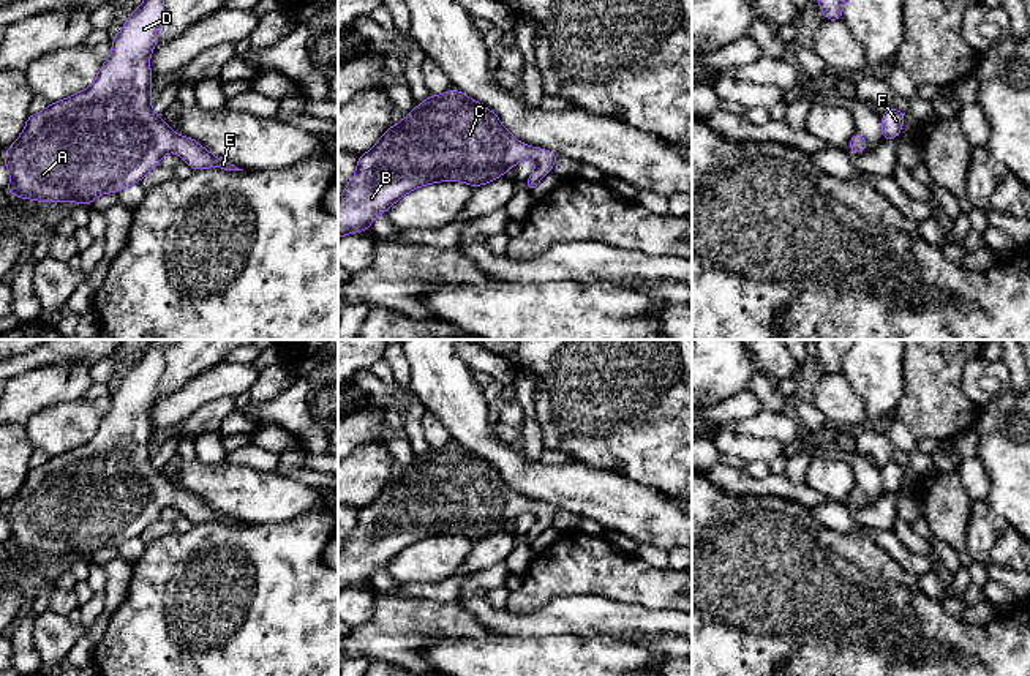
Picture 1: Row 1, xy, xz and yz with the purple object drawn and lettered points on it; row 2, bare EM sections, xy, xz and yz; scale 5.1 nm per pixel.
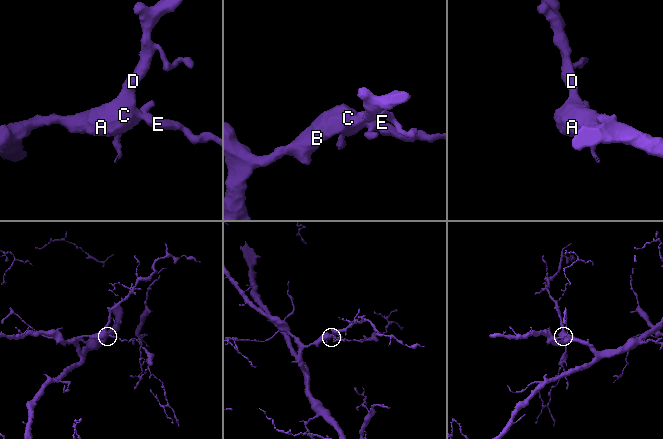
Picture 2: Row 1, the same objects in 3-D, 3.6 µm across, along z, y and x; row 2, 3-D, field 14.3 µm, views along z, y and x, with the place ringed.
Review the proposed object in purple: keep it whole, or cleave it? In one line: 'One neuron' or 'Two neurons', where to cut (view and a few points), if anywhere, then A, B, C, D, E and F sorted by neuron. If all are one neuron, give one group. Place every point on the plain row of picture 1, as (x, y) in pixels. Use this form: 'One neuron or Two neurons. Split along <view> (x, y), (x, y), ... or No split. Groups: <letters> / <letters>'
One neuron. No split. Groups: A B C D E F

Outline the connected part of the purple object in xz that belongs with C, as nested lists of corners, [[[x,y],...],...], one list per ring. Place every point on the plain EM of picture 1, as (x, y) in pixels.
[[[455,441],[444,449],[430,449],[398,479],[389,480],[370,505],[357,512],[357,524],[338,553],[338,592],[368,584],[379,567],[385,567],[400,551],[419,540],[457,534],[477,542],[498,534],[507,523],[531,510],[537,521],[524,535],[526,546],[537,543],[559,509],[517,494],[493,464]]]

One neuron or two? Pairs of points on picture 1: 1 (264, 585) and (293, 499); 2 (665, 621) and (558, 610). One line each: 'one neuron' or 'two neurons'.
1: two neurons
2: one neuron

